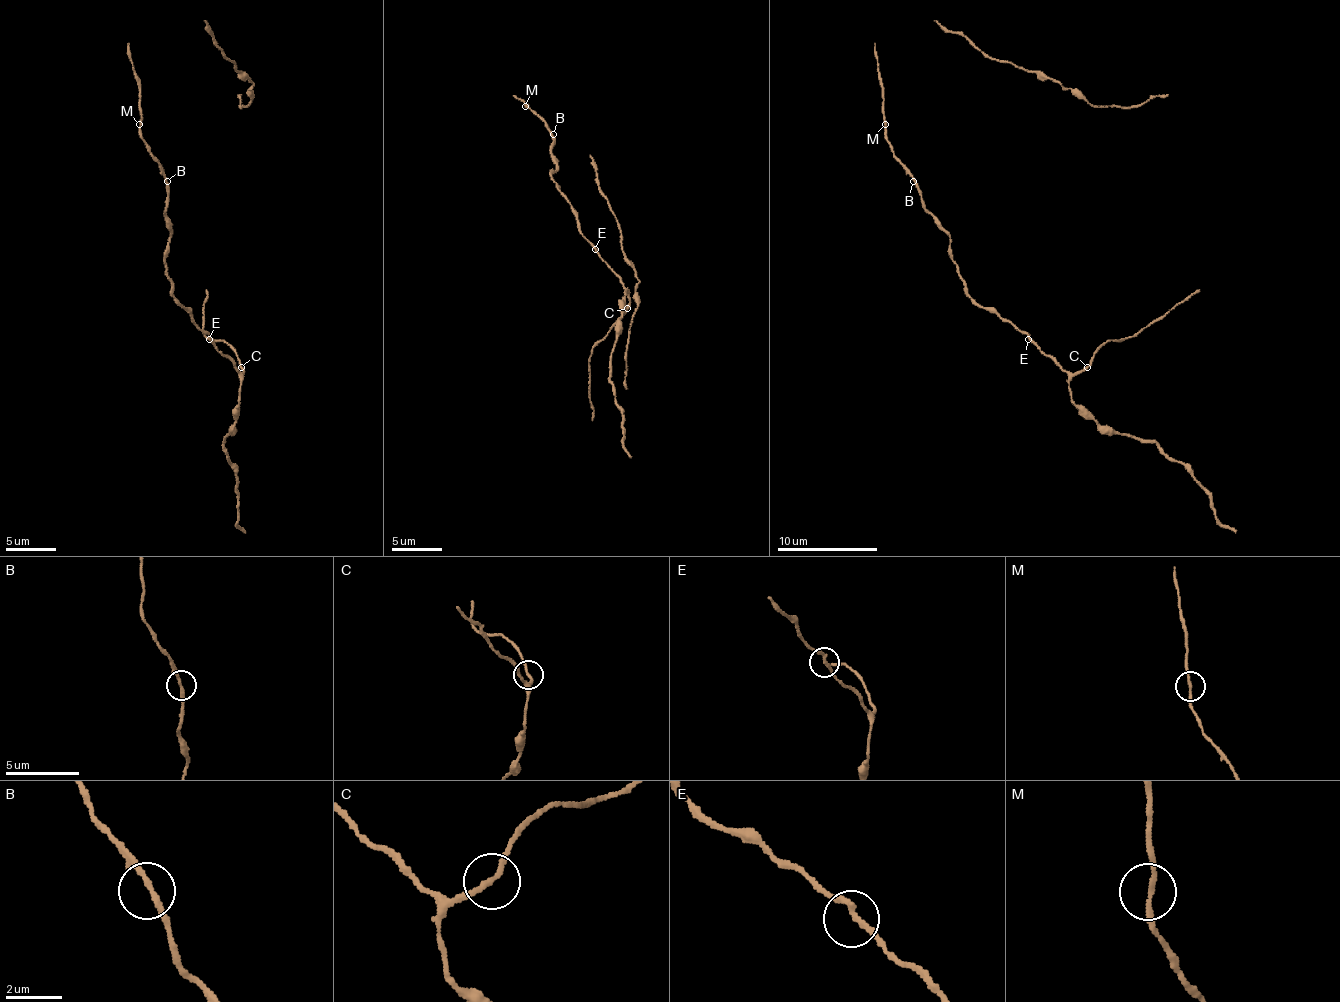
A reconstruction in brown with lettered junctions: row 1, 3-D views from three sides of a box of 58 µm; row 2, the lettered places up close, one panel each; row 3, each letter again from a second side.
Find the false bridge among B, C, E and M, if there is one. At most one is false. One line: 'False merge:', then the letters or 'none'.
False merge: none

